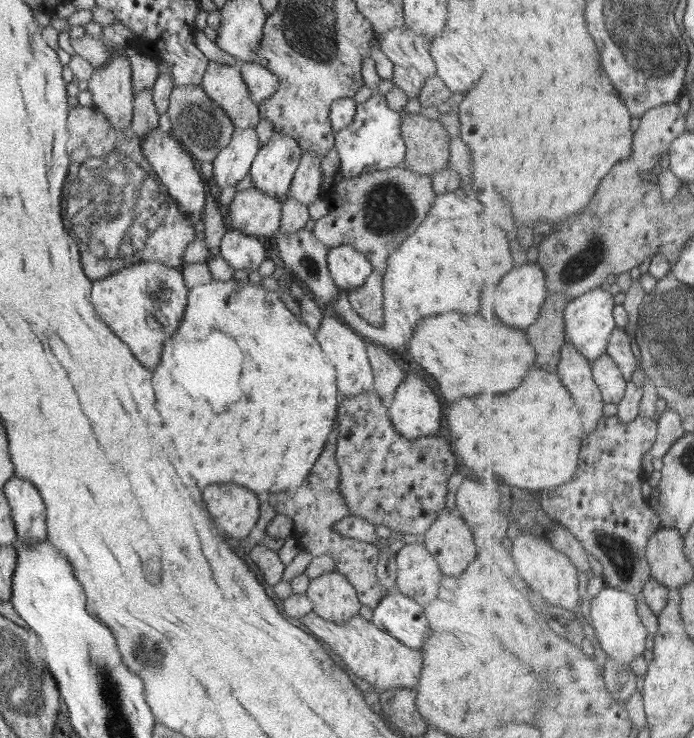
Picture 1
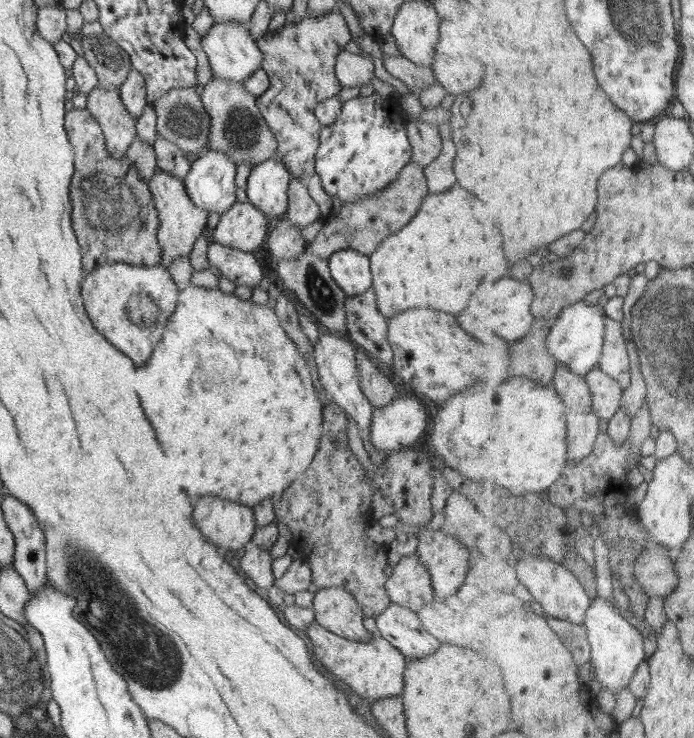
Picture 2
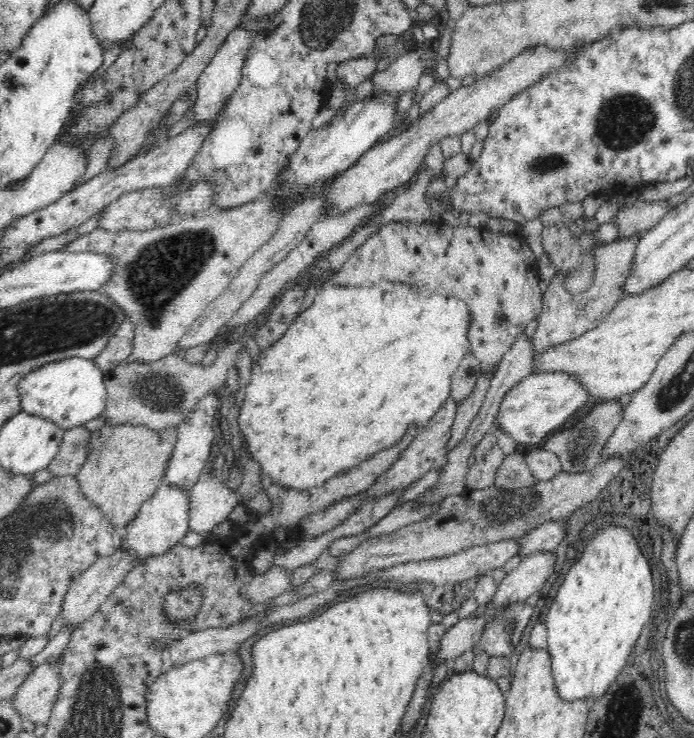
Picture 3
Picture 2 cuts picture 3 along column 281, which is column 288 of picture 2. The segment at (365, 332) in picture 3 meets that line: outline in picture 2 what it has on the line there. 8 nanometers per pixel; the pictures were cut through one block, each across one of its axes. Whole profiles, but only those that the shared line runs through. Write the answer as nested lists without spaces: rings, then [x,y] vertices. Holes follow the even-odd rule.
[[[192,284],[180,291],[174,313],[170,315],[168,323],[166,323],[166,336],[158,342],[150,360],[140,368],[140,370],[144,370],[144,382],[146,382],[148,394],[142,396],[138,392],[138,396],[140,396],[142,410],[144,410],[146,418],[150,420],[150,426],[154,428],[154,434],[158,436],[156,440],[158,440],[160,448],[168,450],[168,454],[172,454],[172,456],[176,454],[188,466],[186,492],[192,492],[190,494],[192,502],[198,500],[200,496],[208,496],[212,492],[212,496],[220,496],[224,500],[232,500],[232,502],[244,504],[252,509],[264,500],[274,500],[294,482],[294,479],[298,478],[298,475],[305,474],[308,470],[316,451],[320,448],[320,439],[325,432],[322,426],[324,406],[314,392],[312,374],[310,374],[310,368],[306,366],[308,361],[302,354],[298,354],[296,346],[280,326],[274,309],[269,308],[268,304],[240,300],[235,293],[226,294],[219,288],[208,289]]]

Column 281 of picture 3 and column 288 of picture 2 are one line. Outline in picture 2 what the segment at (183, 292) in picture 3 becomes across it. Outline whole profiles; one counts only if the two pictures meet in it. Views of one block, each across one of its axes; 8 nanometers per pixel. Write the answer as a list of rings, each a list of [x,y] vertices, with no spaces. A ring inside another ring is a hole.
[[[291,179],[288,189],[286,216],[294,228],[304,230],[321,217],[318,204],[310,197],[306,182]]]

